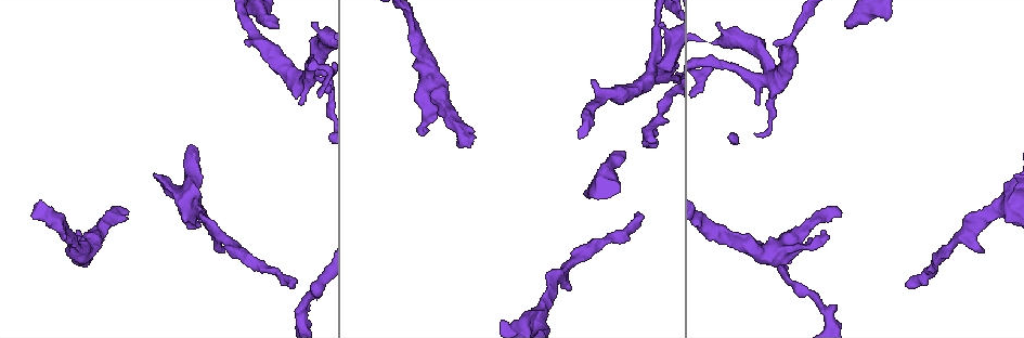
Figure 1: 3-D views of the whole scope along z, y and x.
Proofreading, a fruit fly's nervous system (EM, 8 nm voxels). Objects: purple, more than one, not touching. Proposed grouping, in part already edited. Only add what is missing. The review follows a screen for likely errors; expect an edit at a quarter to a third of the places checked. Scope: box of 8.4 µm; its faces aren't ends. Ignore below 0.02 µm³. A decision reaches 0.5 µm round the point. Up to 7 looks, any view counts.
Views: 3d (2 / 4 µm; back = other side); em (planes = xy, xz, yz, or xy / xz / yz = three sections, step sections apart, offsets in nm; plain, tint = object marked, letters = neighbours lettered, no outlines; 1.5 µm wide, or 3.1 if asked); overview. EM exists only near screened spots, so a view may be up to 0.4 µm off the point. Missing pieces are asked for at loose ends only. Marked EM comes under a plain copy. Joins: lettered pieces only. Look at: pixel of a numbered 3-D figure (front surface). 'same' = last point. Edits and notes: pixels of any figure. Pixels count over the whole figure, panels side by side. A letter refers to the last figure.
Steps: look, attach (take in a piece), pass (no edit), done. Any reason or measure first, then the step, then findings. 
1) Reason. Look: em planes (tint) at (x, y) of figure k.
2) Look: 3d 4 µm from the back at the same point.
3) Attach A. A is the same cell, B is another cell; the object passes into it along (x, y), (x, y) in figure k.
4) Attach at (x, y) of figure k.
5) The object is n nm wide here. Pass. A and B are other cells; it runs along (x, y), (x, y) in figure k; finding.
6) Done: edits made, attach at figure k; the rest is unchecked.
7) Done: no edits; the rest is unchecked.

Long arm stops here. Look: em yz step 4 (tint) at (641, 214) of figure 1.

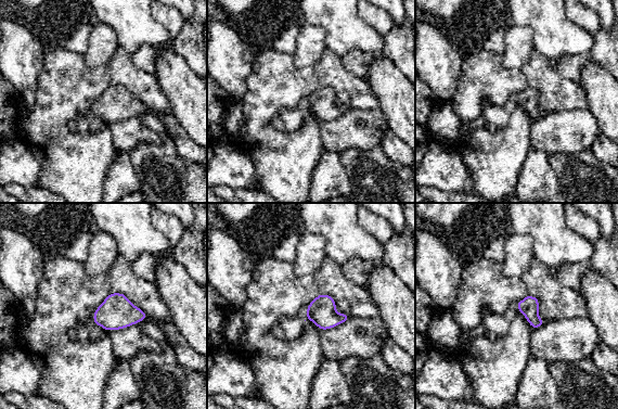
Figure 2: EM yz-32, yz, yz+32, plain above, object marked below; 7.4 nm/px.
Look: em yz step 4 (letters) at the same point.

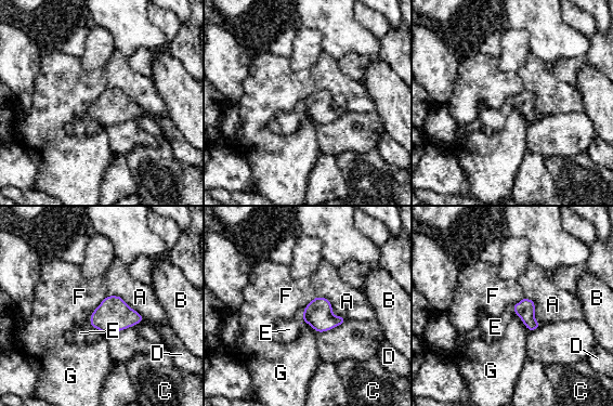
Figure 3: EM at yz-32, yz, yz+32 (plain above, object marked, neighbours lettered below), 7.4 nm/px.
Attach E. E is the same cell, A, B, C, D, F and G are other cells; the object passes into it along (318, 314), (303, 316), (289, 329) in figure 3; the cell continues.

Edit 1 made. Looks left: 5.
See it whole again. Look: overview.

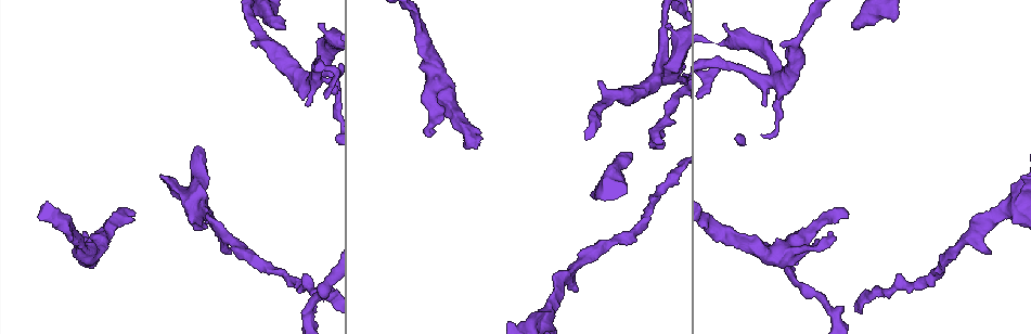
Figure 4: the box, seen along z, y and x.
Look: 3d 2 µm at (722, 24) of figure 4.

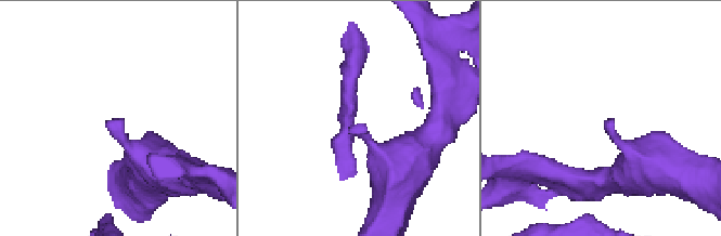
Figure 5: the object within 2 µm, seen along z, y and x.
Need the tissue. Look: em xy step 8 (letters) at (362, 123) of figure 5.

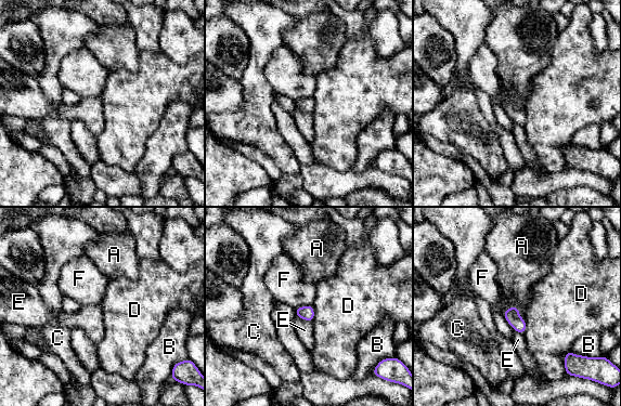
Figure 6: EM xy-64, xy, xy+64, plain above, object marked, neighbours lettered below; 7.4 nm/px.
Pass. A, B, C, D, E and F are other cells; a border runs along (295, 313), (311, 323) in figure 6; no lettered piece goes on from it.

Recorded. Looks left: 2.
Branch stops here. Look: 3d 2 µm at (593, 198) of figure 4.

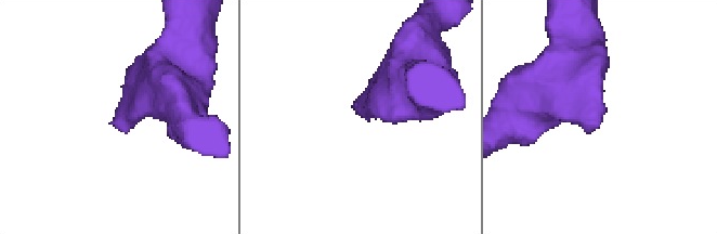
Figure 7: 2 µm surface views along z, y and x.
Now the EM. Look: em xy step 4 (letters) at (602, 117) of figure 7.

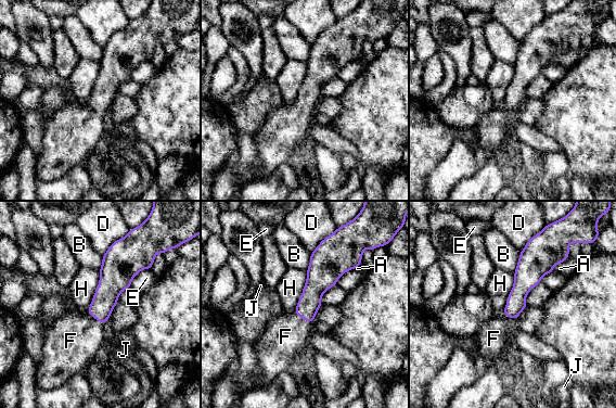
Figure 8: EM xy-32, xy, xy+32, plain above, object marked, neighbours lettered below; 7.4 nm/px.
Attach F. F is the same cell, A, B, D, E, H and J are other cells; the object passes into it along (106, 294), (95, 318), (71, 341) in figure 8; the cell continues.

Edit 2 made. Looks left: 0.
Done: edits made, attach at figure 3, attach at figure 8; the rest is unchecked.

